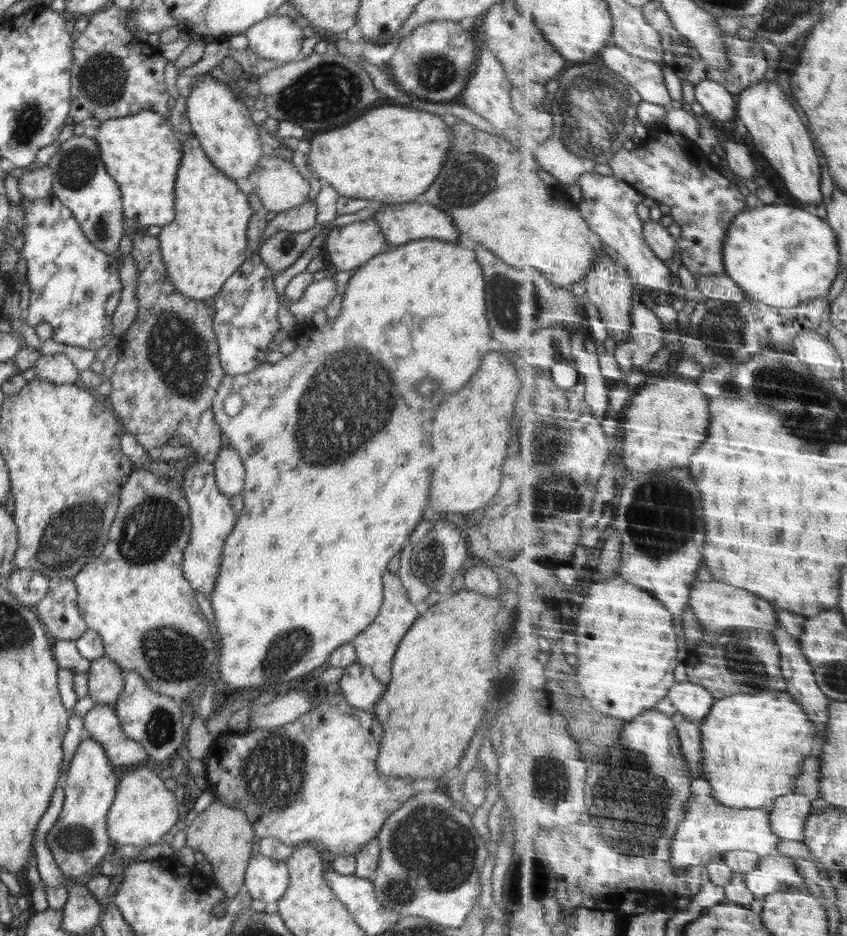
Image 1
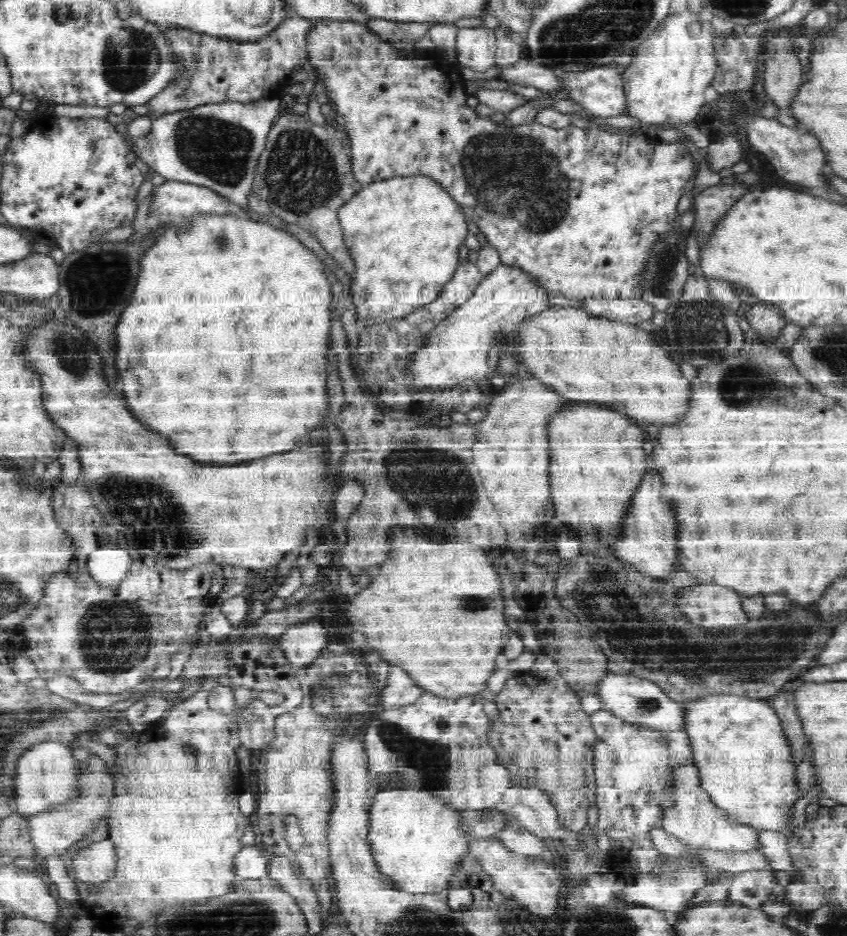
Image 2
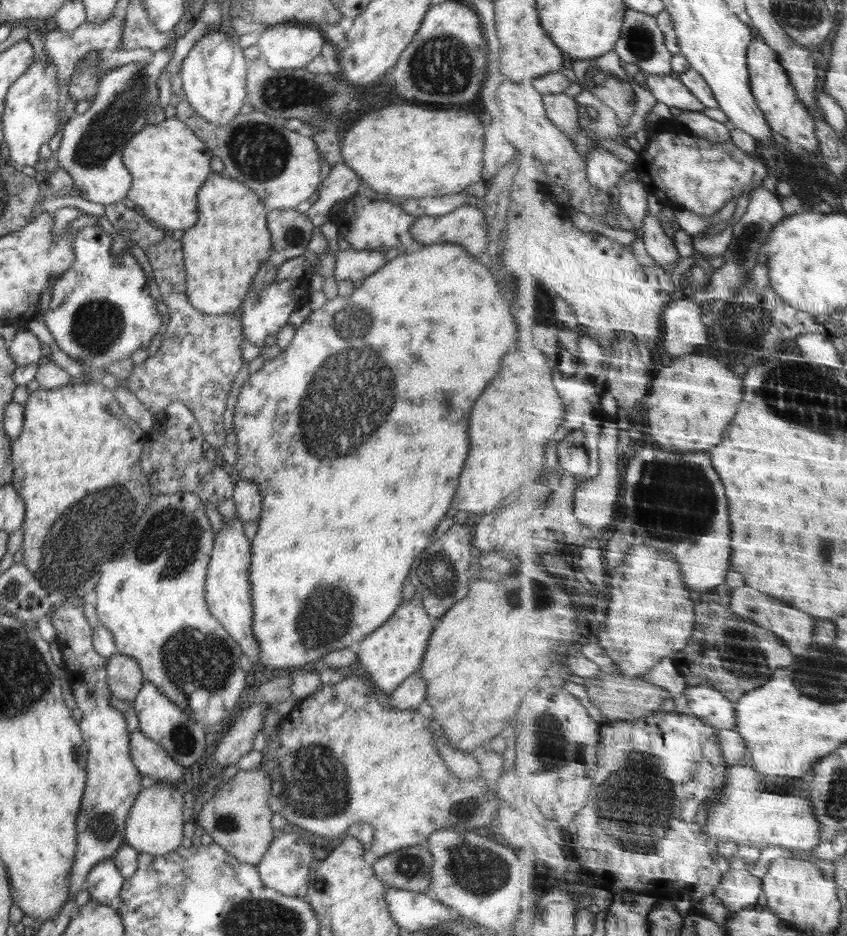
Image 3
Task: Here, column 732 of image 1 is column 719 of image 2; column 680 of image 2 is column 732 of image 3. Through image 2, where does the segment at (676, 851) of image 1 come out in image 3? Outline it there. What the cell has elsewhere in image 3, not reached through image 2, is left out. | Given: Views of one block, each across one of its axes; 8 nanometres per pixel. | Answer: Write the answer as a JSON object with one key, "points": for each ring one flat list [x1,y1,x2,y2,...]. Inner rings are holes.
{"points":[[749,764,733,765,727,770,727,786,717,798,717,803,711,810,708,824,705,826,712,842,736,841,741,846,754,845,758,848,781,846,792,851,813,851,820,846,822,839,822,823,815,815,815,806,810,802,808,794,791,794,789,791,764,791,762,780,758,778,758,771]]}

